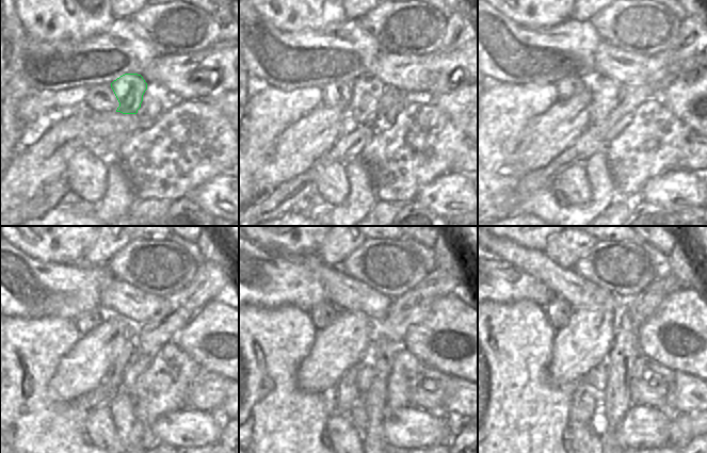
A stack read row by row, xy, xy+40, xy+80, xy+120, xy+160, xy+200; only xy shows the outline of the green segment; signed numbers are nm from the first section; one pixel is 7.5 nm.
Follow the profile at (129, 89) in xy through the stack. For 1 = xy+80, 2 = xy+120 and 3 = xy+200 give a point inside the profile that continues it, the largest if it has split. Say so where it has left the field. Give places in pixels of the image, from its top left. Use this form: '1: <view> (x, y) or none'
1: xy+80 (605, 91)
2: xy+120 (131, 328)
3: xy+200 (582, 408)

